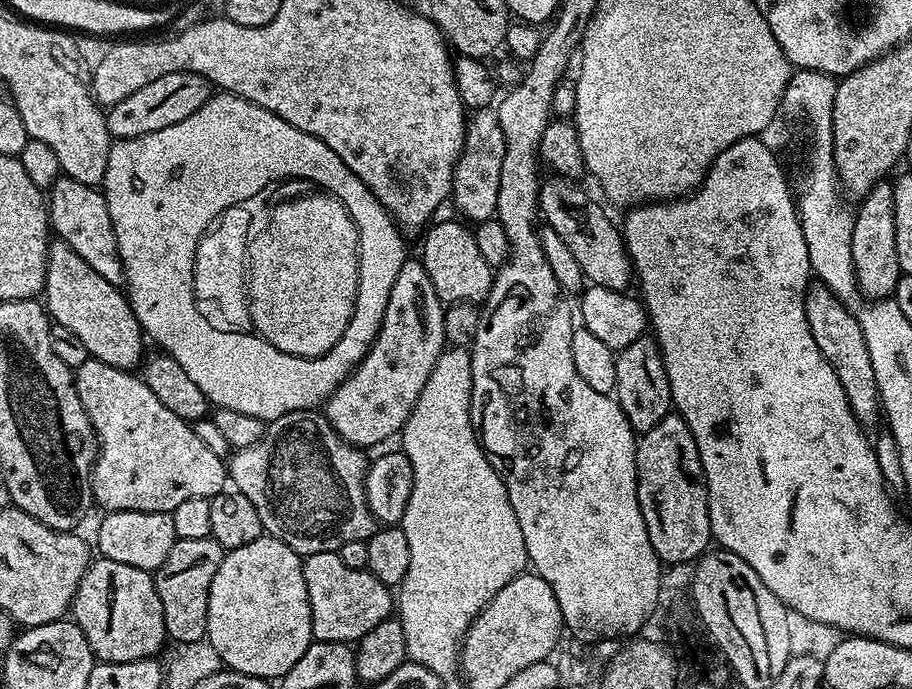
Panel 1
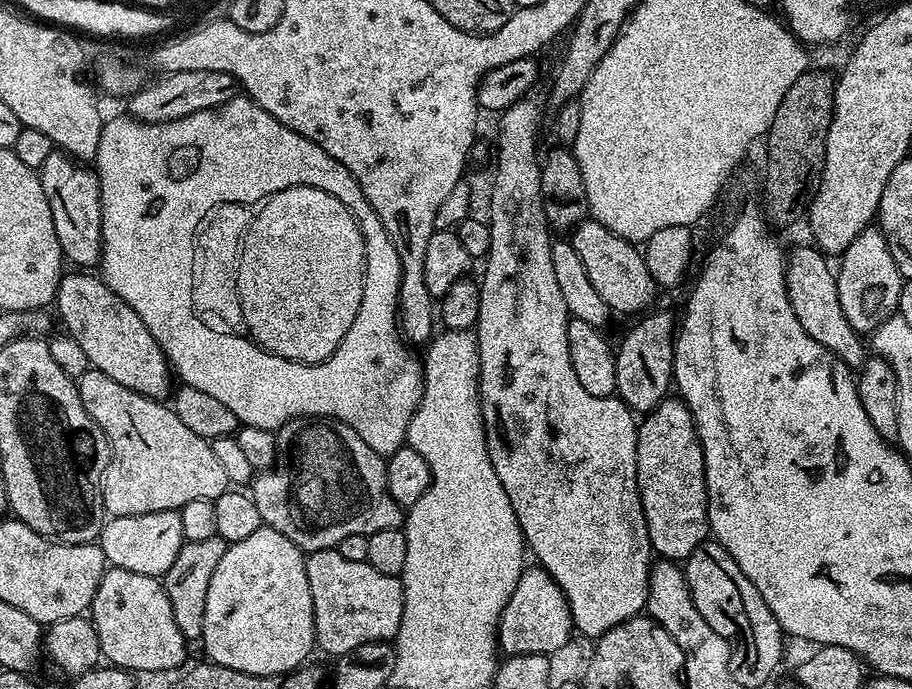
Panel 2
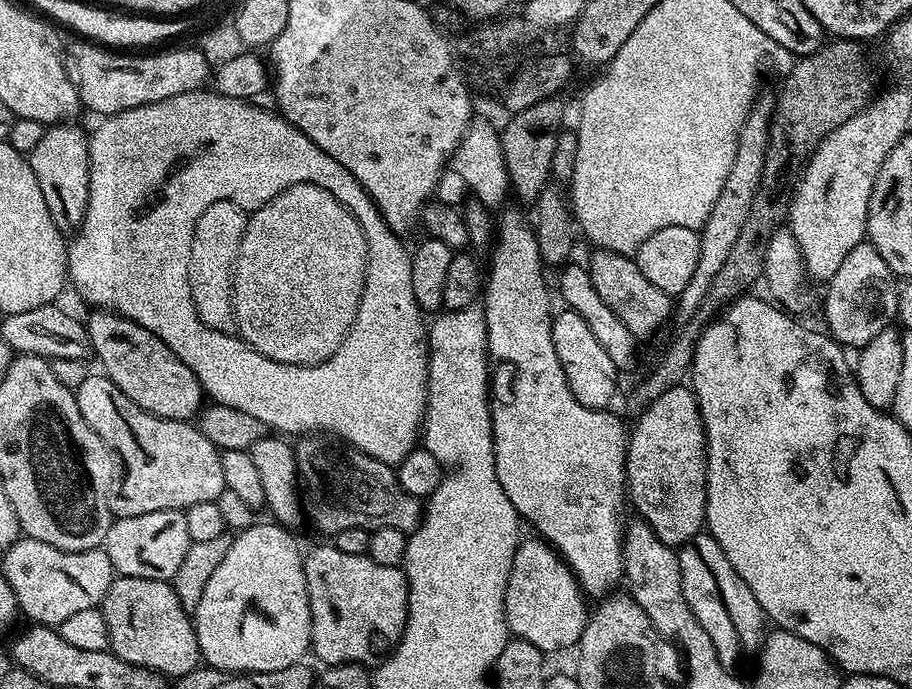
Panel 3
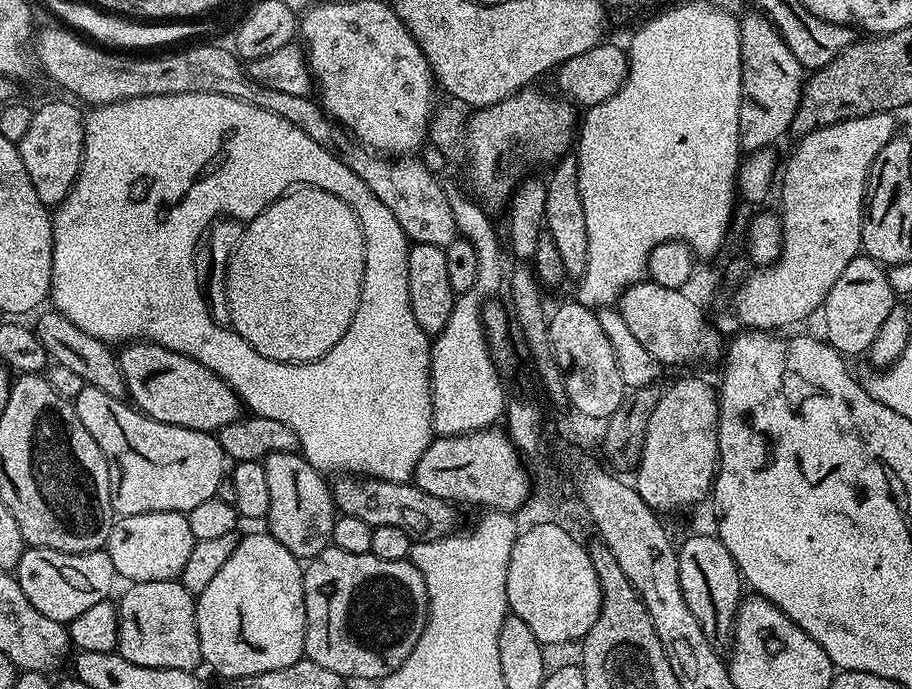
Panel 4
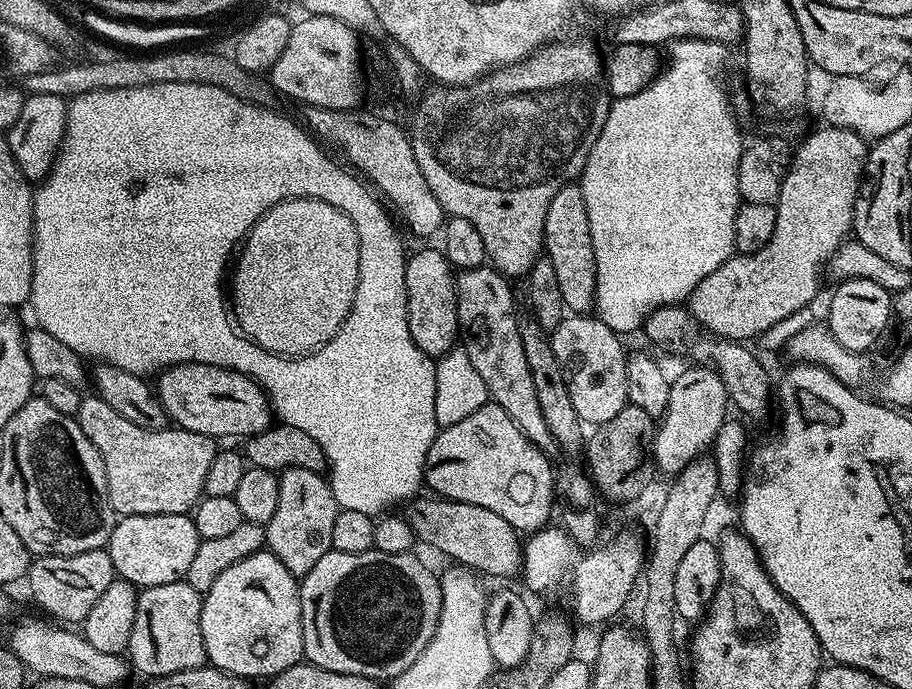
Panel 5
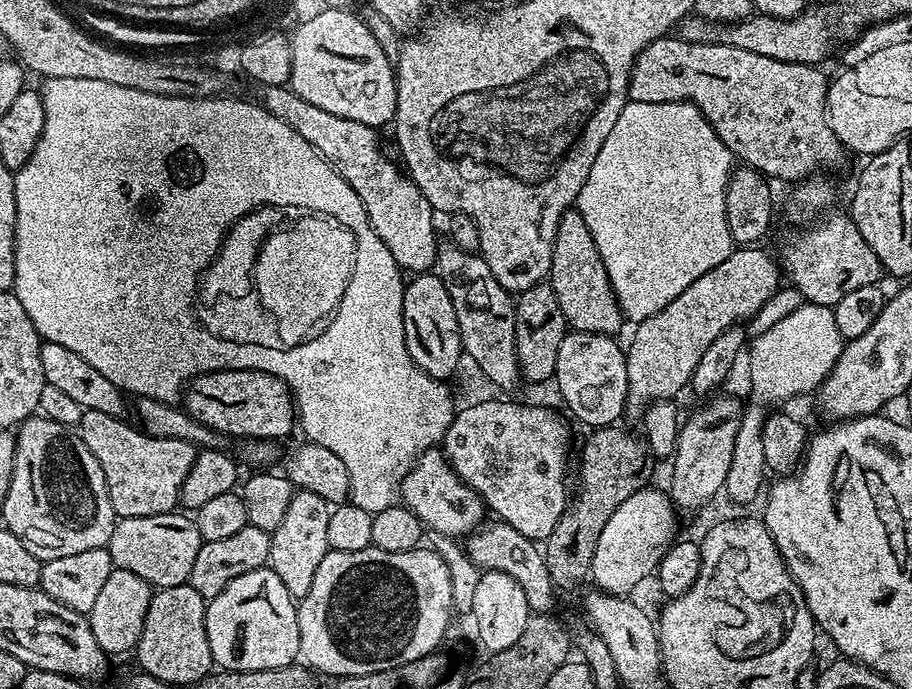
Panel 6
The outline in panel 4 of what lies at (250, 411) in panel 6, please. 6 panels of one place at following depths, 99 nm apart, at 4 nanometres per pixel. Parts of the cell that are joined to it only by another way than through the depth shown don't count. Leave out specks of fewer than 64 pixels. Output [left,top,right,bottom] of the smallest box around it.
[118,342,242,434]

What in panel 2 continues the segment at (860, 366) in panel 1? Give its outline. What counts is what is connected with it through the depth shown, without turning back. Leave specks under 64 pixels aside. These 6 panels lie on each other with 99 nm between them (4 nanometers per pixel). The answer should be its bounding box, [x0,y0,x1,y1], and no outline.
[786,243,866,370]

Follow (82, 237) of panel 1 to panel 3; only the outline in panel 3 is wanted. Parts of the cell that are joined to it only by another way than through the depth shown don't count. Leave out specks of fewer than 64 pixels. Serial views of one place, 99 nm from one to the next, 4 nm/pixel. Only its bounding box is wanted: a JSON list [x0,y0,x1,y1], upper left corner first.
[27,122,90,234]

